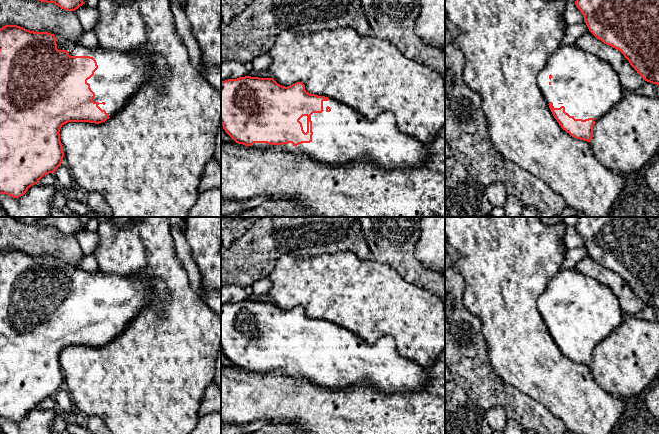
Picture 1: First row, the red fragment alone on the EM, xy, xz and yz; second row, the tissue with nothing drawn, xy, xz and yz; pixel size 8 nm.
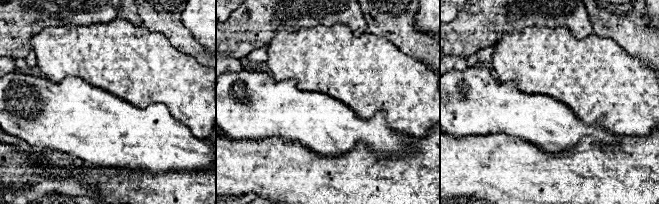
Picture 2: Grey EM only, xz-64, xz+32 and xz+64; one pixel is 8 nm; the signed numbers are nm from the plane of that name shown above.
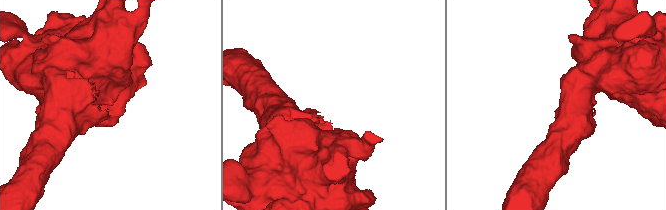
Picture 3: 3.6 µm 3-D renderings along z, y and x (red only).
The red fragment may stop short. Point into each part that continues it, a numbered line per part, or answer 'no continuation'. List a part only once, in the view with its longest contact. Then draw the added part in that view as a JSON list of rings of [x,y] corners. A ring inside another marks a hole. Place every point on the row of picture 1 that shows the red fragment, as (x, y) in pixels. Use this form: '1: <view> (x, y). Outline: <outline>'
1: xz (342, 136). Outline: [[[329,98],[323,101],[323,112],[313,113],[312,141],[294,146],[292,143],[271,145],[253,143],[260,149],[284,148],[287,152],[303,154],[312,160],[327,165],[346,165],[359,160],[368,160],[384,171],[397,171],[401,168],[417,168],[430,161],[430,152],[426,144],[399,130],[395,116],[391,112],[379,114],[373,120],[367,119],[349,106]]]

